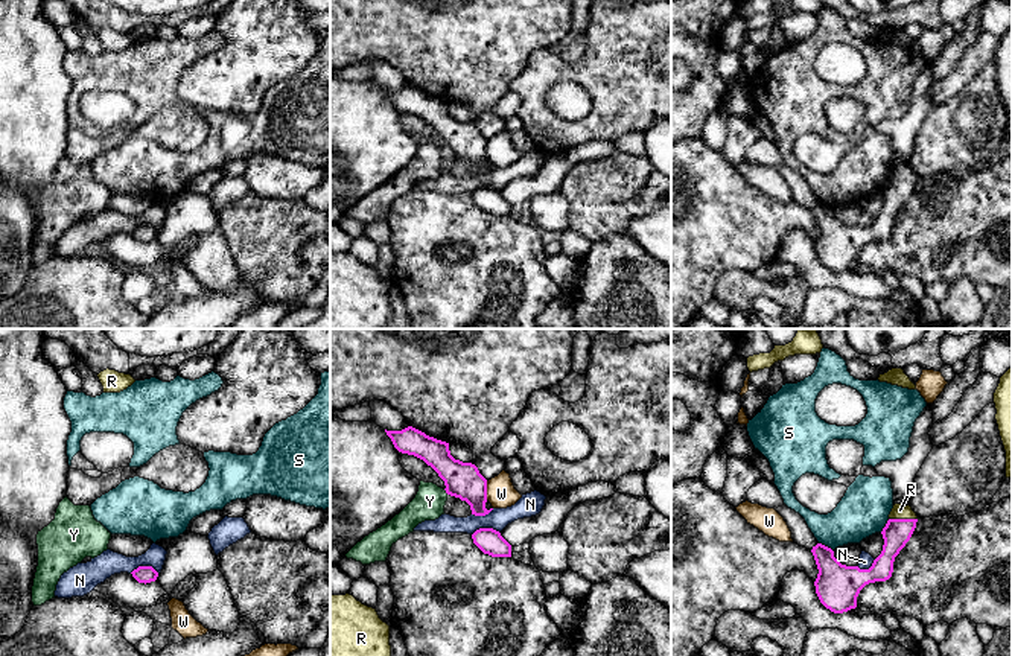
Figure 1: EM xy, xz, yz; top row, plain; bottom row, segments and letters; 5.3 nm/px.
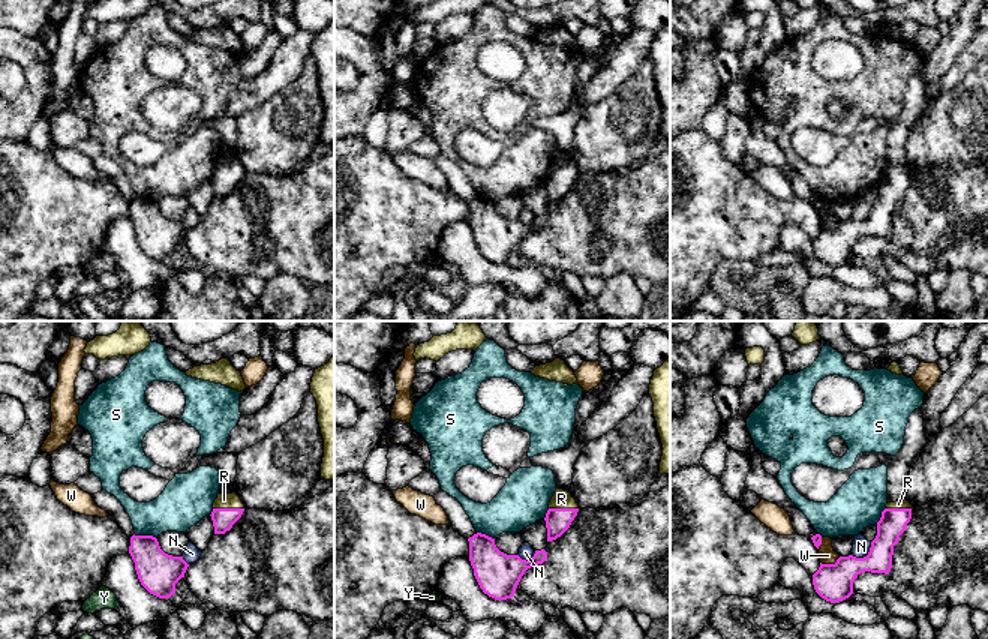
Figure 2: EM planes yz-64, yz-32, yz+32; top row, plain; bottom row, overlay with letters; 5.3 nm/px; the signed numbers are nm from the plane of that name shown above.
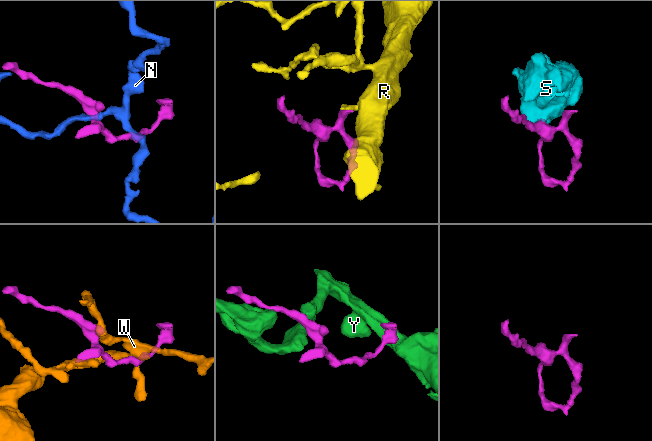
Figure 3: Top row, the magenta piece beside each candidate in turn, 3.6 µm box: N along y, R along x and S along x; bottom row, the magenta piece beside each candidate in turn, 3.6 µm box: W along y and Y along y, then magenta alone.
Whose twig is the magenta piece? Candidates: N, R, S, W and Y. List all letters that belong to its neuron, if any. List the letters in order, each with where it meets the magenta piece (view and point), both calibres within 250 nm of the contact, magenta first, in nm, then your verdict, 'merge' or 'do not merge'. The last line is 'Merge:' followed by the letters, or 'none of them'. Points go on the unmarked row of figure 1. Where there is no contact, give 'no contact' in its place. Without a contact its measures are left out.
N: contact xy (145, 226); calibres 100 and 130 nm; do not merge
R: contact yz (903, 178); calibres 150 and 80 nm; merge
S: contact yz (827, 206); calibres 240 and 260 nm; do not merge
W: contact xz (486, 149); calibres 190 and 160 nm; do not merge
Y: contact xz (446, 151); calibres 190 and 160 nm; do not merge
Merge: R

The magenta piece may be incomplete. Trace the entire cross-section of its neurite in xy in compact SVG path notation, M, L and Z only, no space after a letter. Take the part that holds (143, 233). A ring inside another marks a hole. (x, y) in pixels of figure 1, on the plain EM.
M138 225L131 233L138 242L145 244L155 240L158 236L158 231L152 225Z

